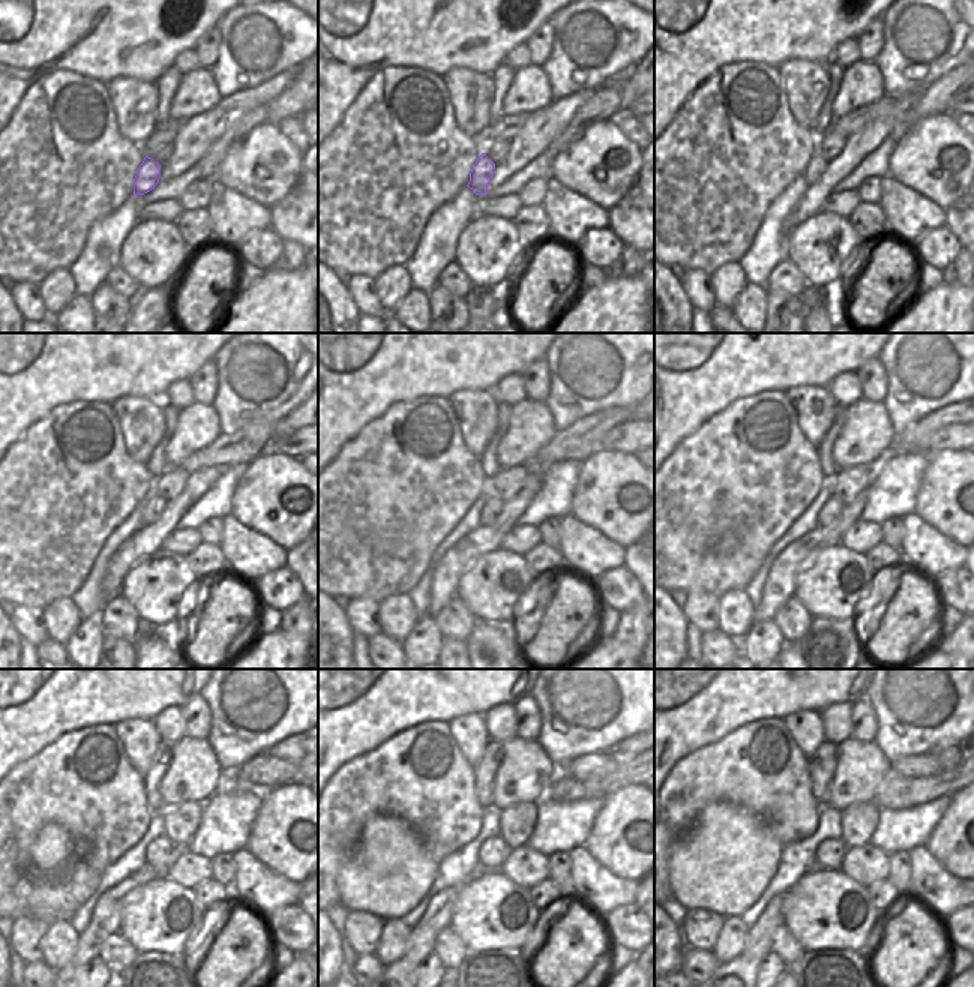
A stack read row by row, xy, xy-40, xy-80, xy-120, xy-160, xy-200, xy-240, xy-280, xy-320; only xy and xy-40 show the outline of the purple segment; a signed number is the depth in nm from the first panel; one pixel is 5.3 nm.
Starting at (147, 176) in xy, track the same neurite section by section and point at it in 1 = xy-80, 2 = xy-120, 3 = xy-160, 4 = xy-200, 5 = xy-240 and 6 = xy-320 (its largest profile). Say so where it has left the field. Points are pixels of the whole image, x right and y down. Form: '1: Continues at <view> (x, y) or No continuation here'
1: Continues at xy-80 (817, 165)
2: Continues at xy-120 (155, 507)
3: Continues at xy-160 (493, 507)
4: Continues at xy-200 (832, 509)
5: Continues at xy-240 (156, 854)
6: Continues at xy-320 (829, 854)

